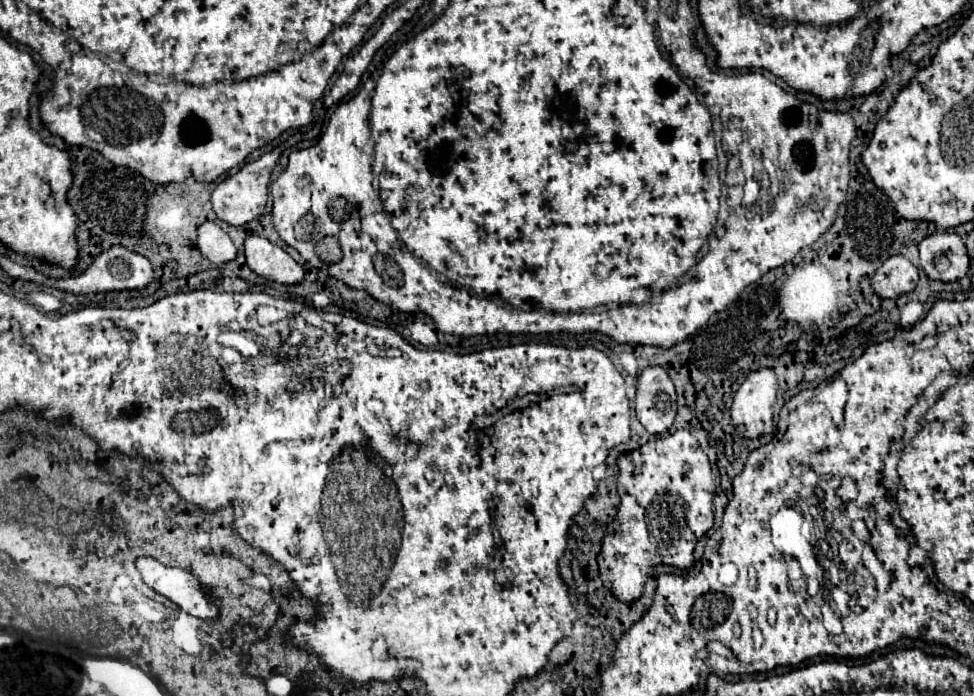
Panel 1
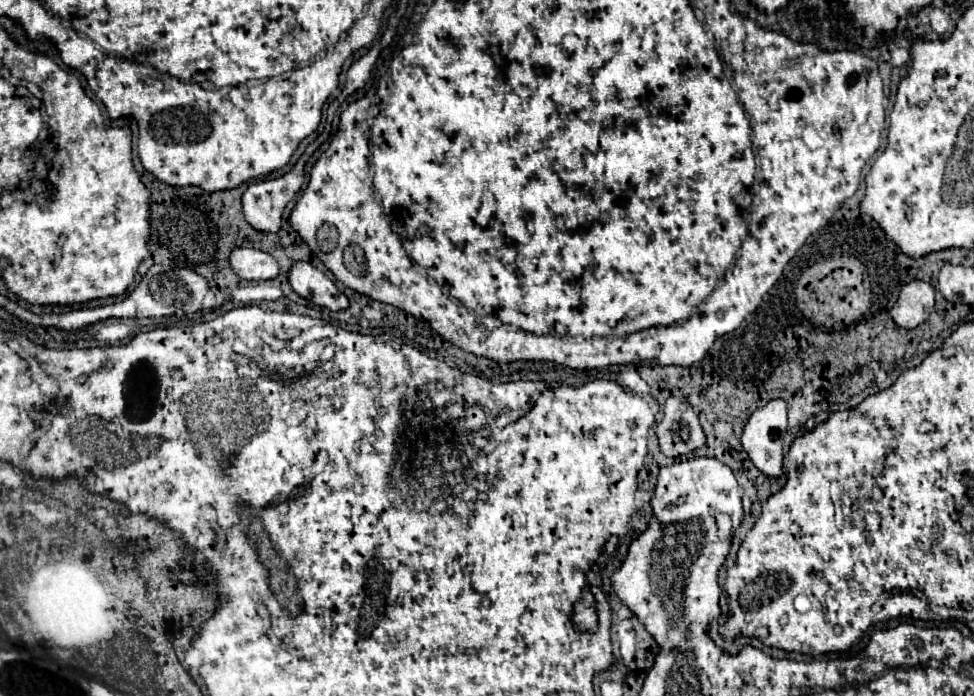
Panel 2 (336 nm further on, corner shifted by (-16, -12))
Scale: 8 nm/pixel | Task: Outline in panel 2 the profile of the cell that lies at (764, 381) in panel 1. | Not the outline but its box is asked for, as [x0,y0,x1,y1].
[742,400,786,478]

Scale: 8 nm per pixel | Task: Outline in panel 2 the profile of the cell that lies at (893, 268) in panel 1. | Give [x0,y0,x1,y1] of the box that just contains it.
[892,282,934,328]

